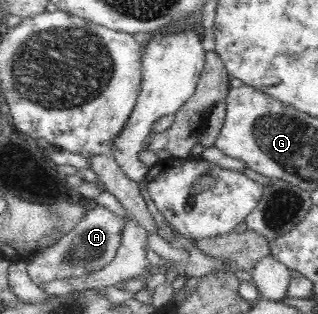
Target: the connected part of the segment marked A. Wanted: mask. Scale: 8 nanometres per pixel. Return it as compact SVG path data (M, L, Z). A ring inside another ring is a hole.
M97 205L96 208L86 211L80 222L58 242L38 249L27 260L28 274L36 285L43 288L55 280L84 277L102 270L117 255L122 240L122 230L124 230L124 218L104 206Z

